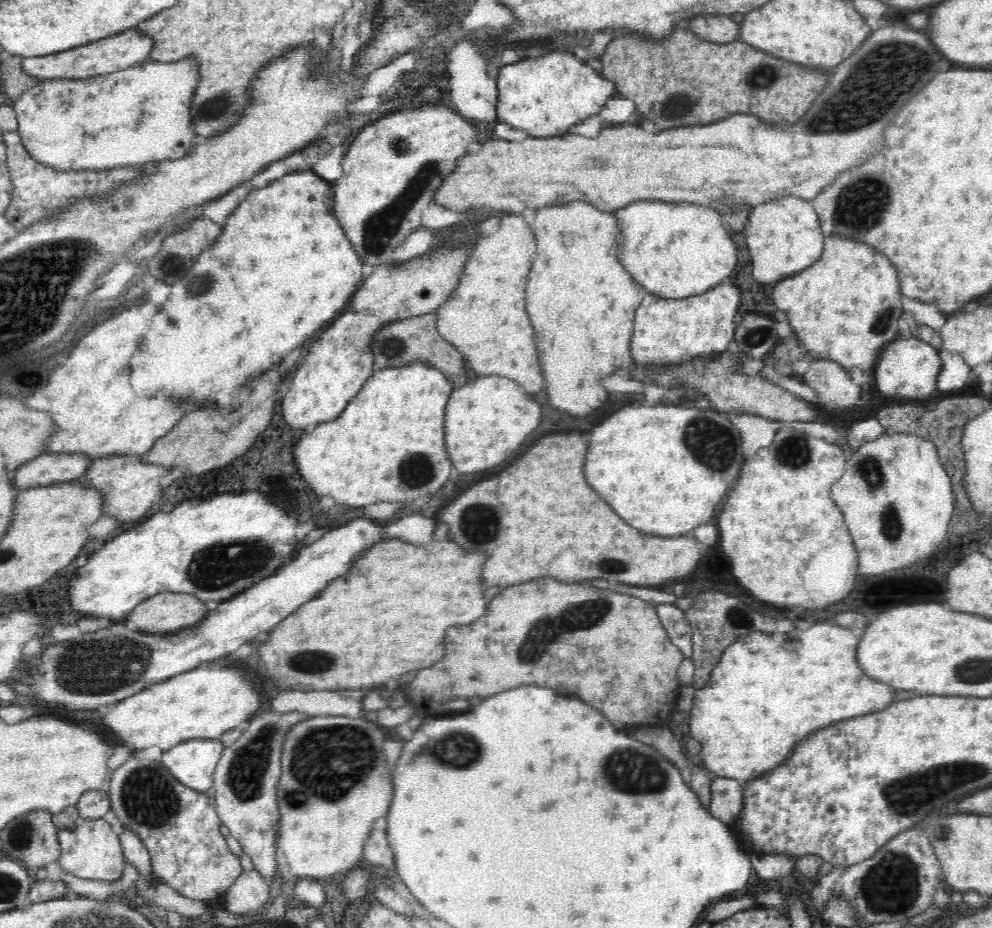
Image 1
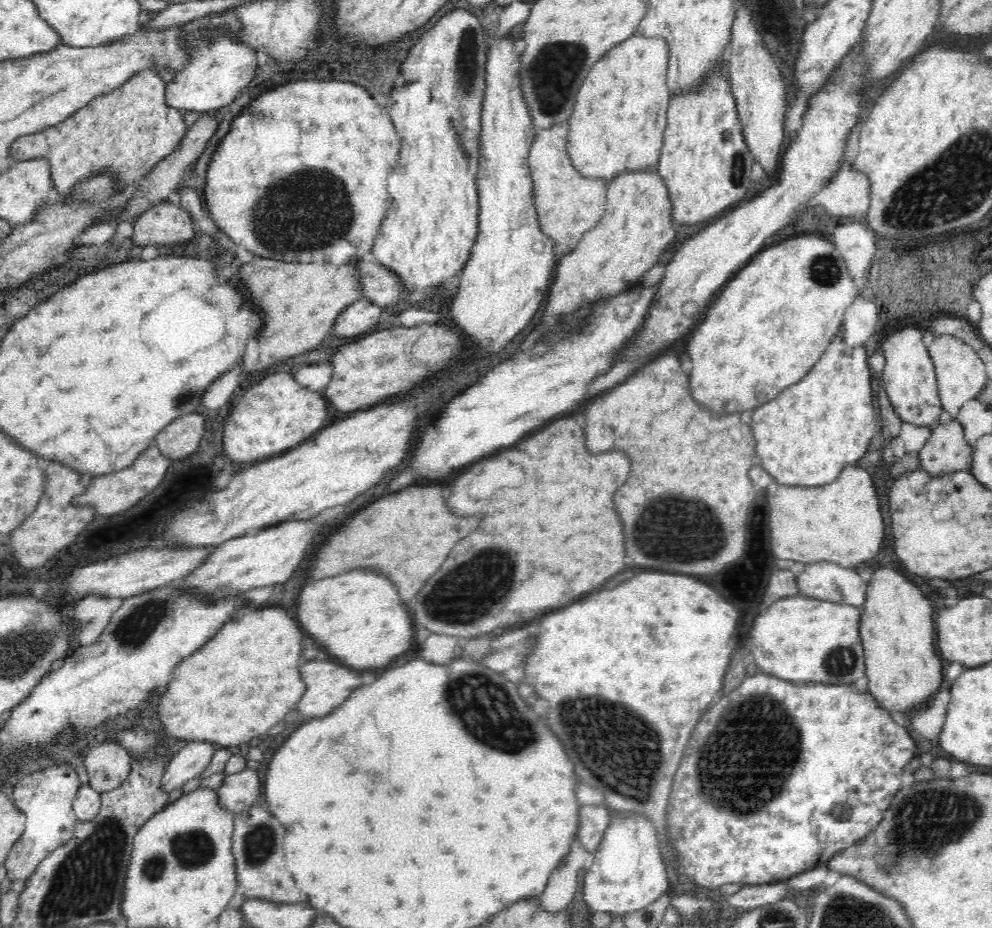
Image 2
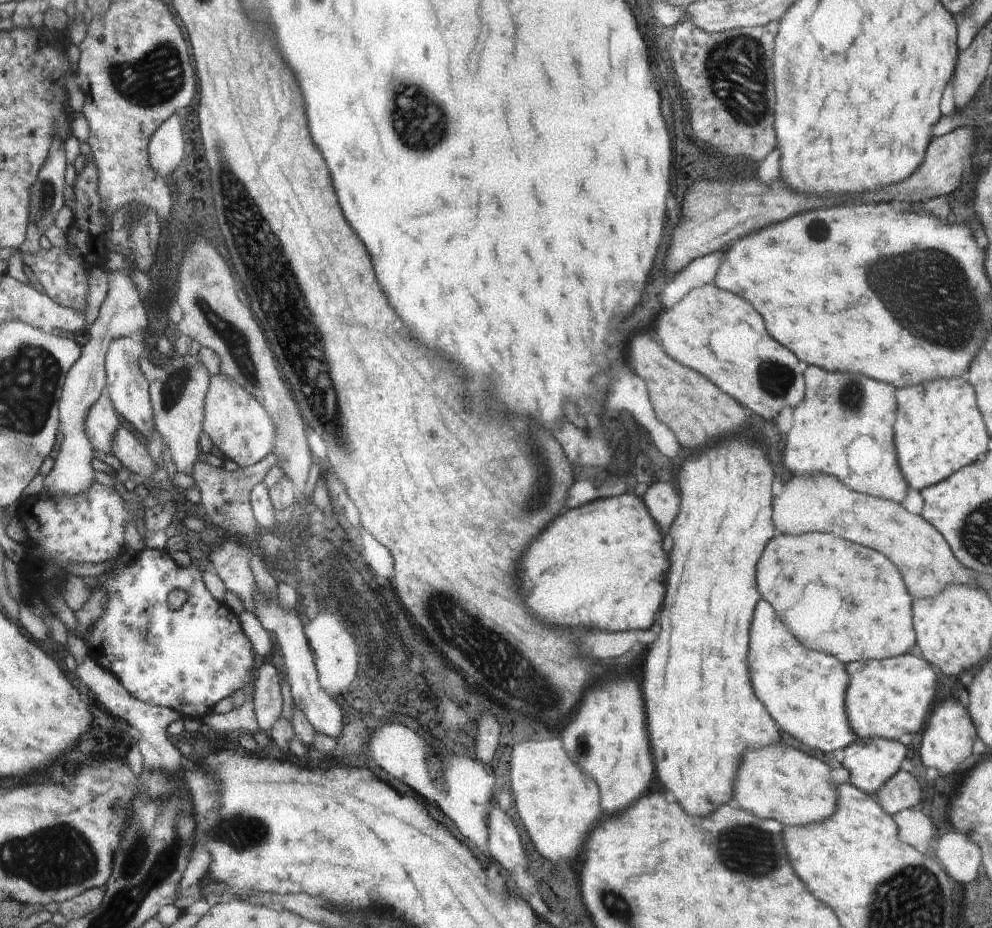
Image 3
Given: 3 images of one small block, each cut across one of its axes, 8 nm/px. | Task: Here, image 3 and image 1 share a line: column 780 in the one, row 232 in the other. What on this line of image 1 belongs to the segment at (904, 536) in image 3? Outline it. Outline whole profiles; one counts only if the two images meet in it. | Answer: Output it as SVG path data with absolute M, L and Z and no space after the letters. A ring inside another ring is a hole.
M509 213L500 220L500 228L494 234L482 236L476 242L476 248L472 248L472 256L467 258L458 287L451 294L450 300L435 312L438 332L445 341L460 351L470 369L482 376L498 374L512 380L526 390L526 394L534 394L544 388L544 372L540 372L540 362L536 360L536 332L532 332L532 324L528 320L526 300L524 300L526 280L534 258L536 258L534 234L530 232L522 216Z

